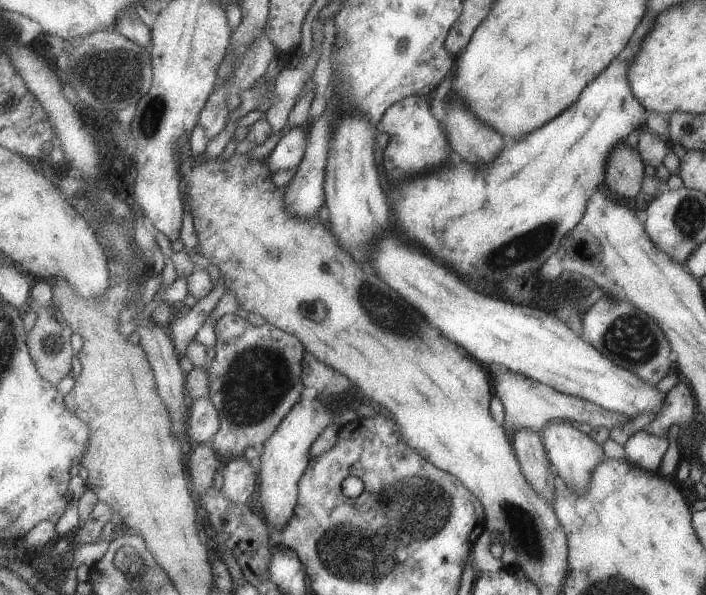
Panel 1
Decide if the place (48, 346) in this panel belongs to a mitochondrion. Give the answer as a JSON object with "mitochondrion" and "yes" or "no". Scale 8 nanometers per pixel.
{"mitochondrion":"yes"}

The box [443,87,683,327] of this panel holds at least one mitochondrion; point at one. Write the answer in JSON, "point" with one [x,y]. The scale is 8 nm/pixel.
{"point":[521,252]}

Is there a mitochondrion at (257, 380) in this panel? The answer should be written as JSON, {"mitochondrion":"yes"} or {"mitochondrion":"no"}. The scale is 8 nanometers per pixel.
{"mitochondrion":"yes"}

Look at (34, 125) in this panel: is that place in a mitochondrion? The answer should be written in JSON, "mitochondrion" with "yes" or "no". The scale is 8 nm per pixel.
{"mitochondrion":"no"}

